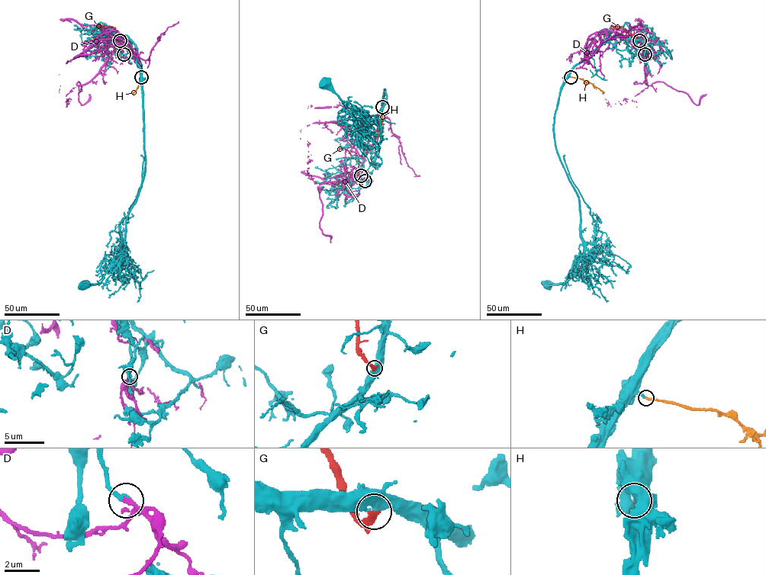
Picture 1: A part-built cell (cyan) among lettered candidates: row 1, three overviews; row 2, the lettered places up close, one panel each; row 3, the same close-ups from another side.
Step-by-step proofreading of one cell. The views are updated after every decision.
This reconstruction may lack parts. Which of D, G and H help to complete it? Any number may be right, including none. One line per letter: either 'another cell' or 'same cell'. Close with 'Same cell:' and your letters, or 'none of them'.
D: another cell
G: another cell
H: same cell
Same cell: H

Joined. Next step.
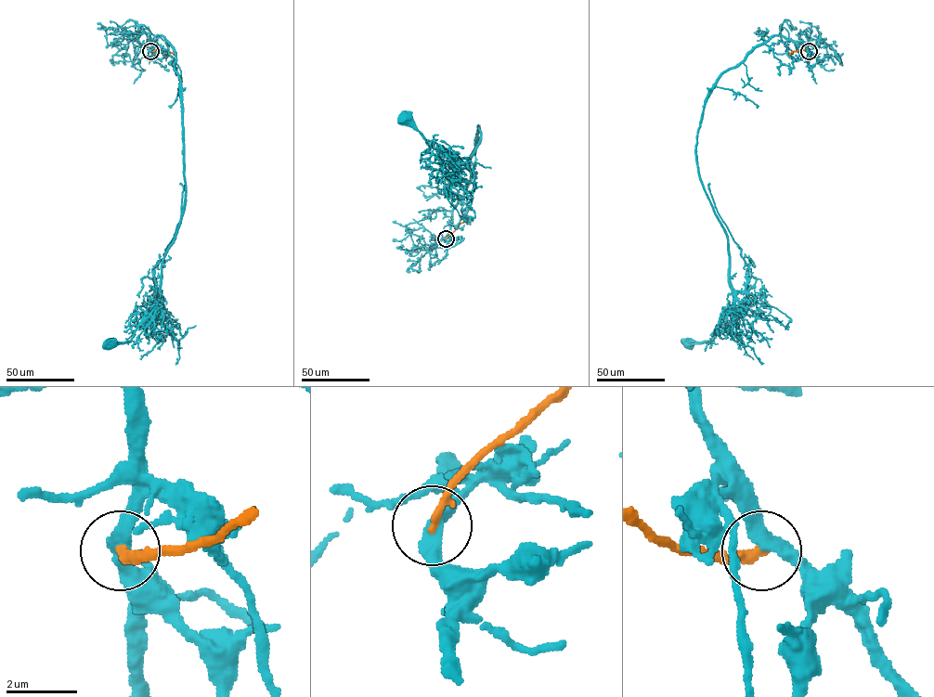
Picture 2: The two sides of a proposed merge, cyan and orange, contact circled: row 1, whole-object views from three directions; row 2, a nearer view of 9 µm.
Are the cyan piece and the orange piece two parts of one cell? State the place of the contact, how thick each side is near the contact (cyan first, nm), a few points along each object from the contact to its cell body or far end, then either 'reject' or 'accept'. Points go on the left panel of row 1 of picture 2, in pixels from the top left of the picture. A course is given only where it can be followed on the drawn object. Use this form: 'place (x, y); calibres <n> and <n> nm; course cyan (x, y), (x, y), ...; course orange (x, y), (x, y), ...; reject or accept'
place (150, 51); calibres 360 and 240 nm; course cyan (150, 51), (162, 35), (175, 53), (186, 202), (162, 264), (154, 309), (130, 341), (109, 344); course orange (150, 51), (174, 55); reject

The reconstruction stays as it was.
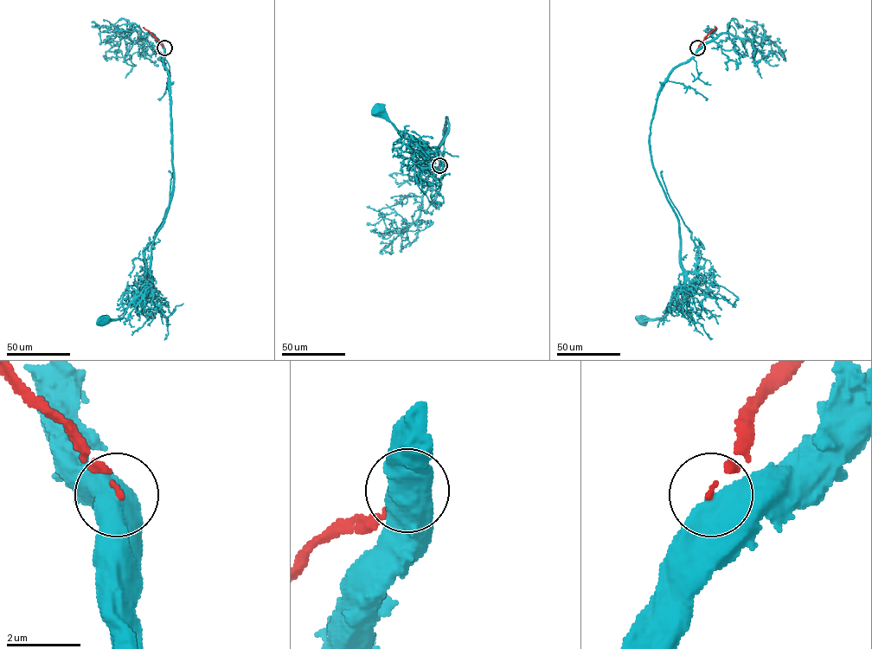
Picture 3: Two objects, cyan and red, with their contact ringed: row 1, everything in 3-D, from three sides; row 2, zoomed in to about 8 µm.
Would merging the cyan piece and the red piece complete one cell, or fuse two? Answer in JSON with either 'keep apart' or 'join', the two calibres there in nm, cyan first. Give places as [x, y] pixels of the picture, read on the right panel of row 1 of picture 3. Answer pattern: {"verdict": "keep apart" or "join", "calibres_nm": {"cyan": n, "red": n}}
{"verdict": "keep apart", "calibres_nm": {"cyan": 700, "red": 100}}

